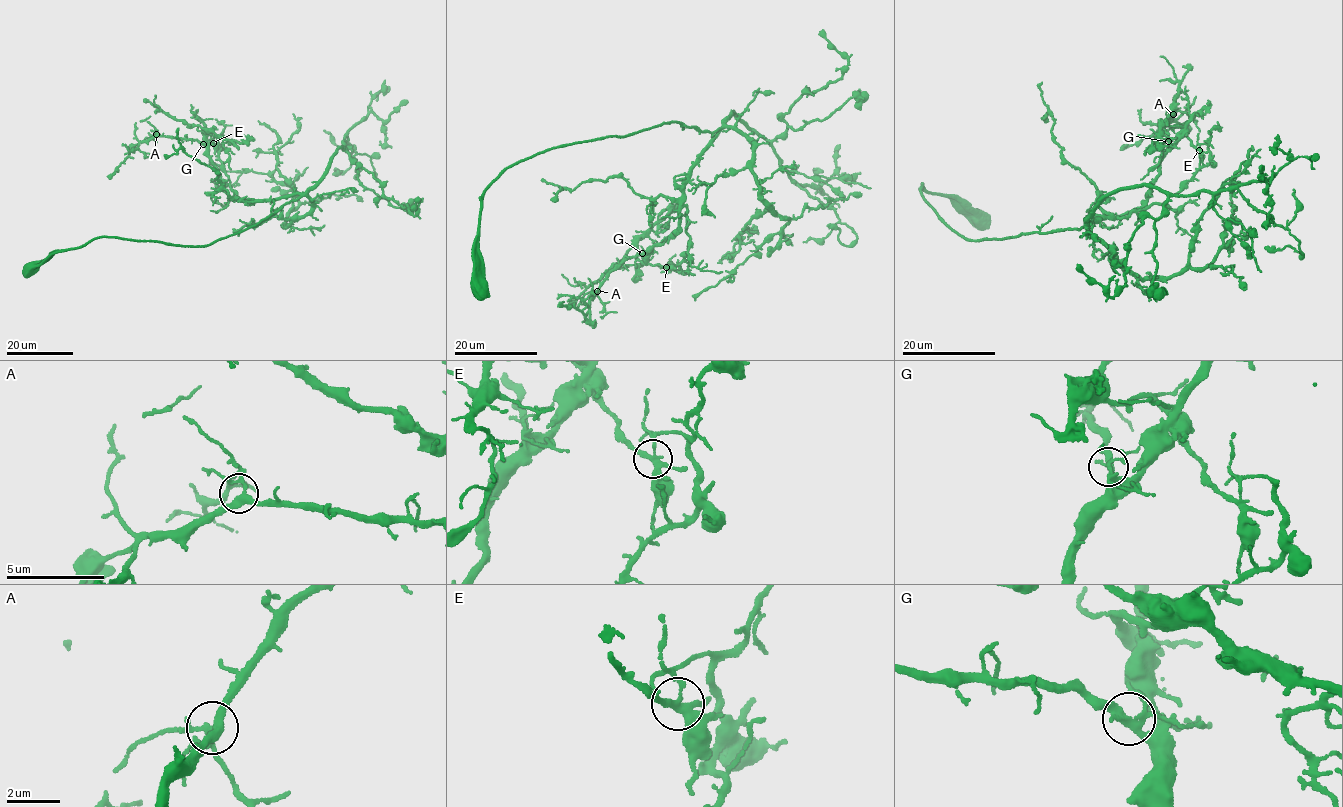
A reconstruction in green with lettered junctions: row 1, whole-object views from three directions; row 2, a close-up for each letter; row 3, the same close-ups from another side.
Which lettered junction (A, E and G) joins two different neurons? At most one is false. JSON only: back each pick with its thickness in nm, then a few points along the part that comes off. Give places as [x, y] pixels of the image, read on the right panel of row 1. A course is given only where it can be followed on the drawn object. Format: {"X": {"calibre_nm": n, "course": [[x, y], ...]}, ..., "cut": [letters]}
{"E": {"calibre_nm": 280, "course": [[1199, 150], [1192, 144], [1187, 132], [1166, 123], [1175, 101], [1178, 82], [1173, 68], [1160, 56]]}, "cut": ["E"]}

